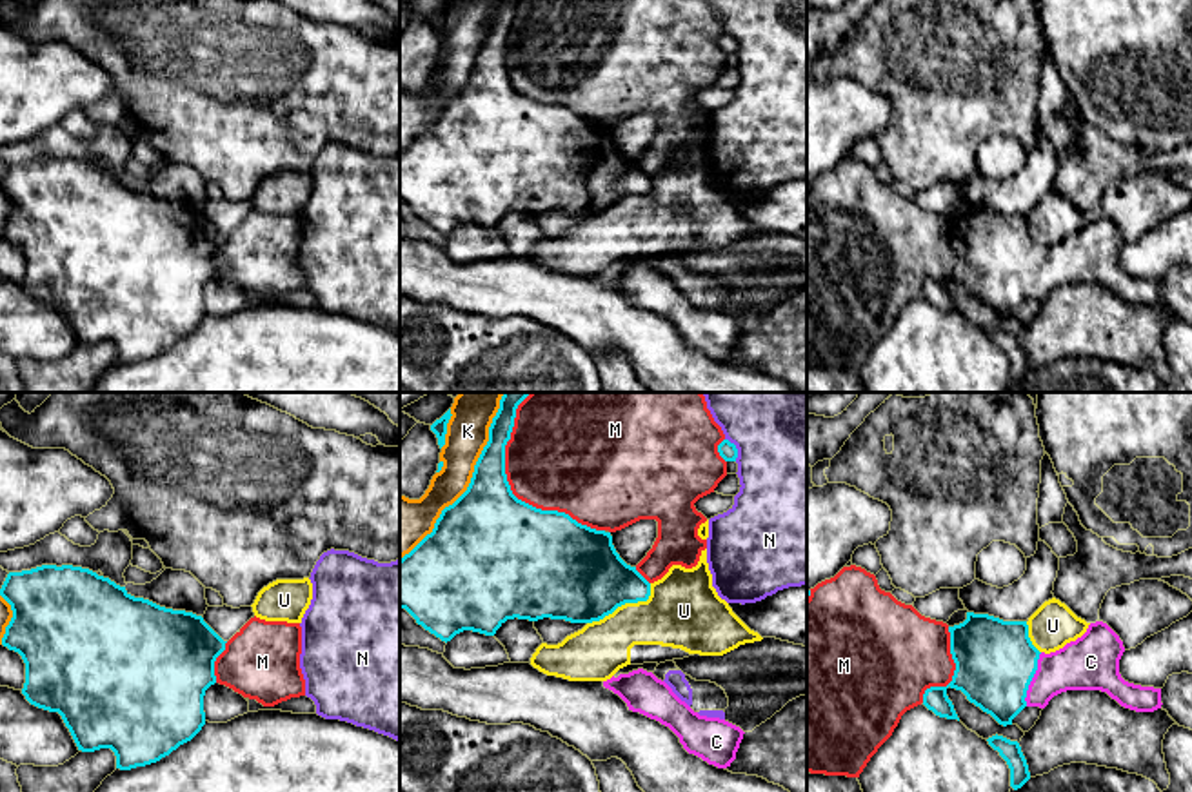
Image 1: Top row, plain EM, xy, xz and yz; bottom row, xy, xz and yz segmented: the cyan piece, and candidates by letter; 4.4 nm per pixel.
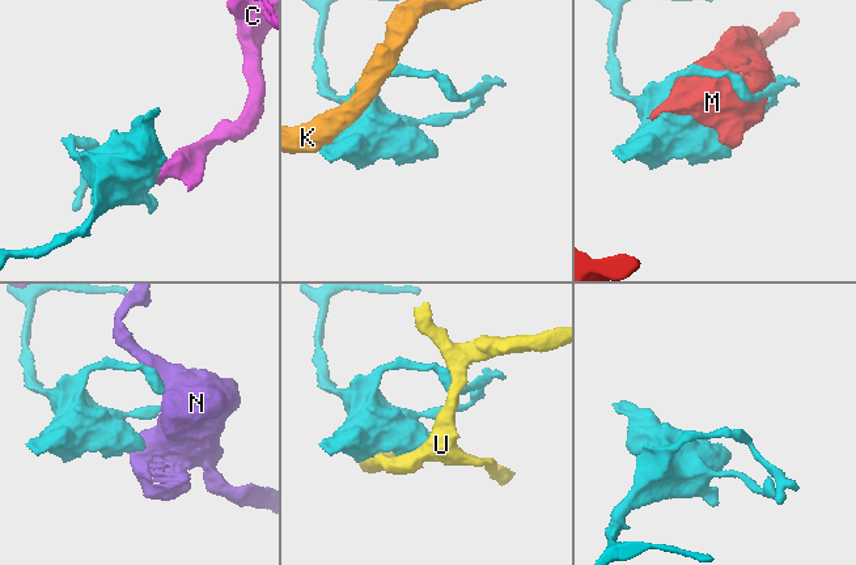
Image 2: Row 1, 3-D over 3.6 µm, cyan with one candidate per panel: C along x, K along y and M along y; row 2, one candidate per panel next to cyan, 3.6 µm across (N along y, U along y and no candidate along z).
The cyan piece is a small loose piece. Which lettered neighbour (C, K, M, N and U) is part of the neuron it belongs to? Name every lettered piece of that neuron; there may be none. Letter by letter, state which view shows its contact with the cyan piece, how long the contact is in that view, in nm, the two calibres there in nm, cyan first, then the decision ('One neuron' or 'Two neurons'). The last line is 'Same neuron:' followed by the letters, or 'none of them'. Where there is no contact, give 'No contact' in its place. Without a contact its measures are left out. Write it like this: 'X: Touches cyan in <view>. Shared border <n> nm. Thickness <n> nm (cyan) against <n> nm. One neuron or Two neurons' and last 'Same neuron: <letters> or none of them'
C: Touches cyan in yz. Shared border 260 nm. Thickness 360 nm (cyan) against 220 nm. One neuron
K: Touches cyan in xz. Shared border 800 nm. Thickness 440 nm (cyan) against 190 nm. Two neurons
M: Touches cyan in xz. Shared border 650 nm. Thickness 500 nm (cyan) against 460 nm. Two neurons
N: Touches cyan in xz. Shared border 120 nm. Thickness 80 nm (cyan) against 480 nm. Two neurons
U: Touches cyan in xz. Shared border 340 nm. Thickness 400 nm (cyan) against 300 nm. Two neurons
Same neuron: C

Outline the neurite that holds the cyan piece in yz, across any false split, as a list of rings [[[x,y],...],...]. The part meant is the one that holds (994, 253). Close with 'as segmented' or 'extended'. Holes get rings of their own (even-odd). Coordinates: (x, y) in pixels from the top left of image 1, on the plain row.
[[[967,205],[967,213],[949,225],[956,256],[952,274],[923,287],[923,298],[939,311],[959,314],[949,280],[961,283],[1003,320],[1012,318],[1025,300],[1045,302],[1067,283],[1101,283],[1136,305],[1154,305],[1163,298],[1161,282],[1121,271],[1125,240],[1103,214],[1090,216],[1081,231],[1050,247],[1032,238],[1027,214]]] | extended

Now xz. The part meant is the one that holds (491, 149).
[[[498,2],[467,84],[442,104],[432,125],[400,153],[400,202],[445,236],[463,223],[494,229],[514,211],[592,216],[651,189],[651,176],[620,151],[611,125],[581,118],[565,105],[536,102],[512,87],[505,38],[516,2]]] | as segmented

